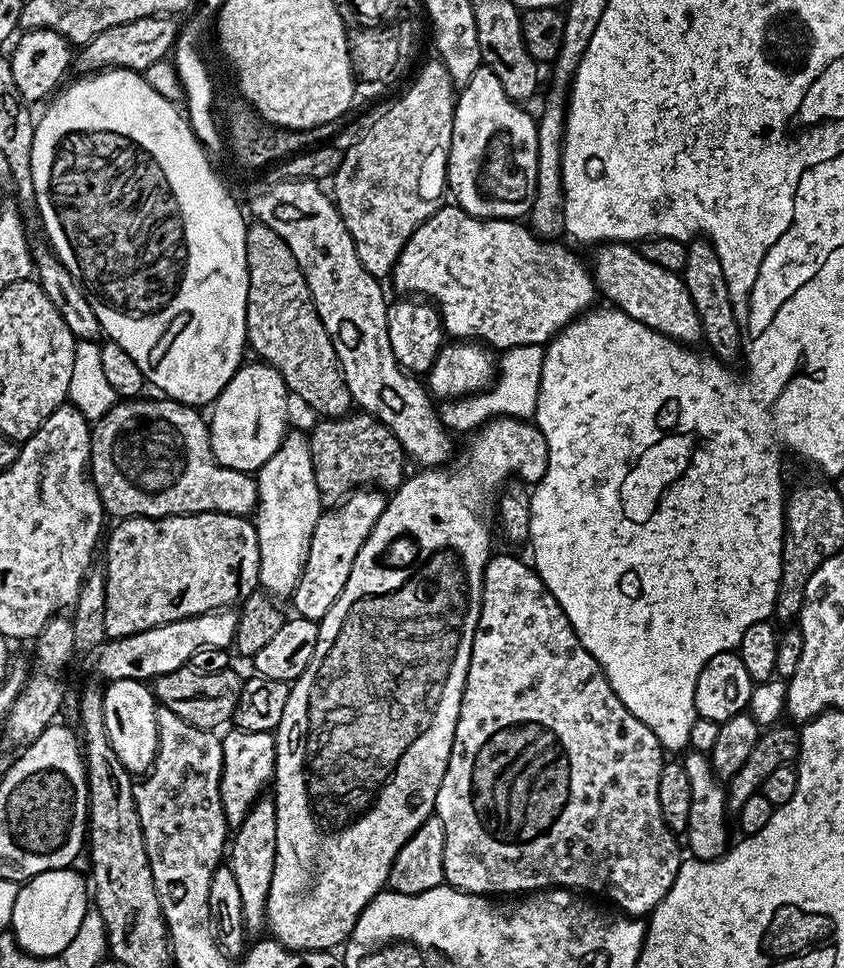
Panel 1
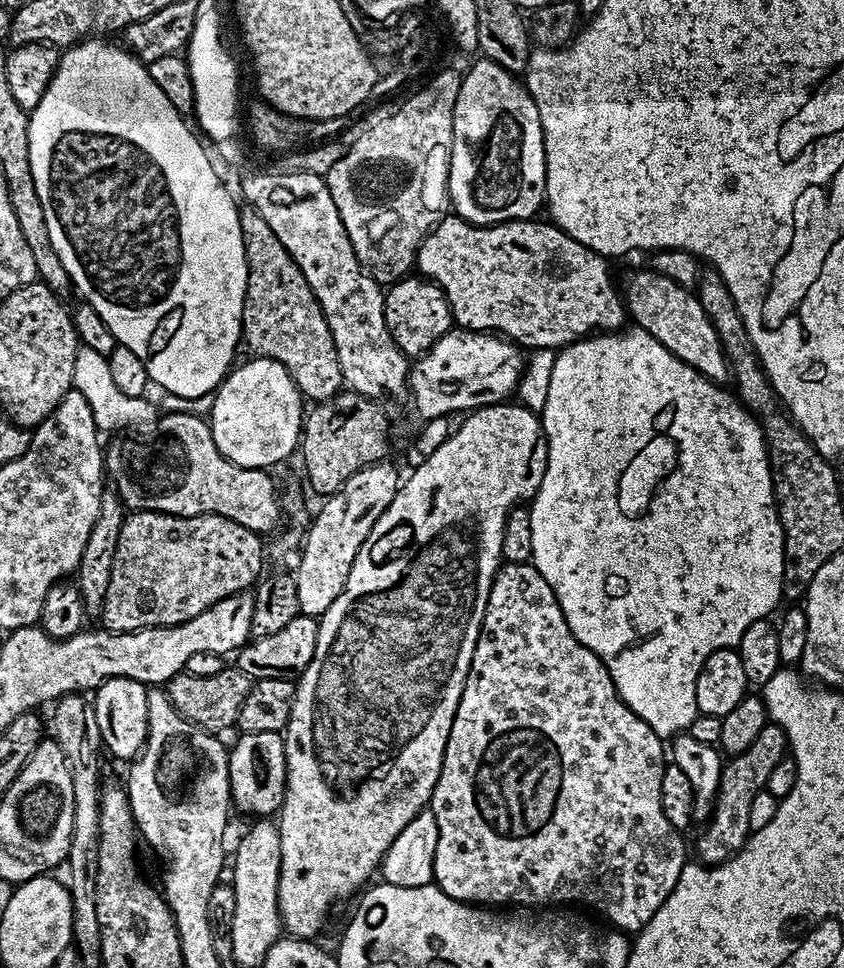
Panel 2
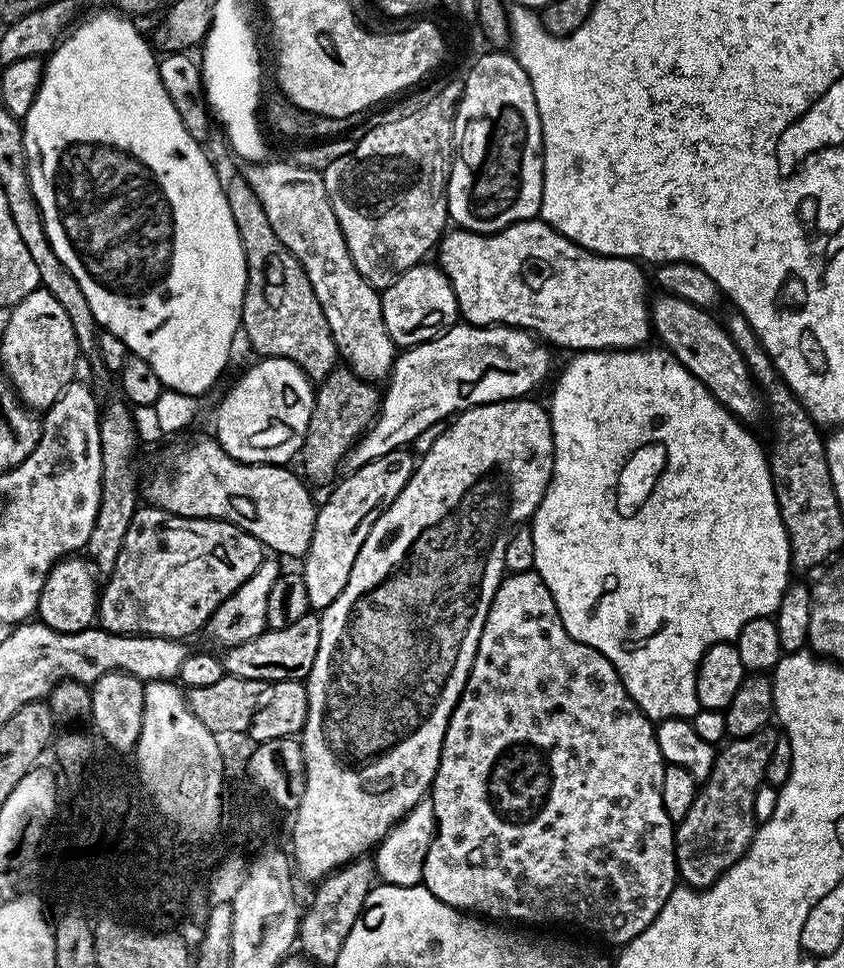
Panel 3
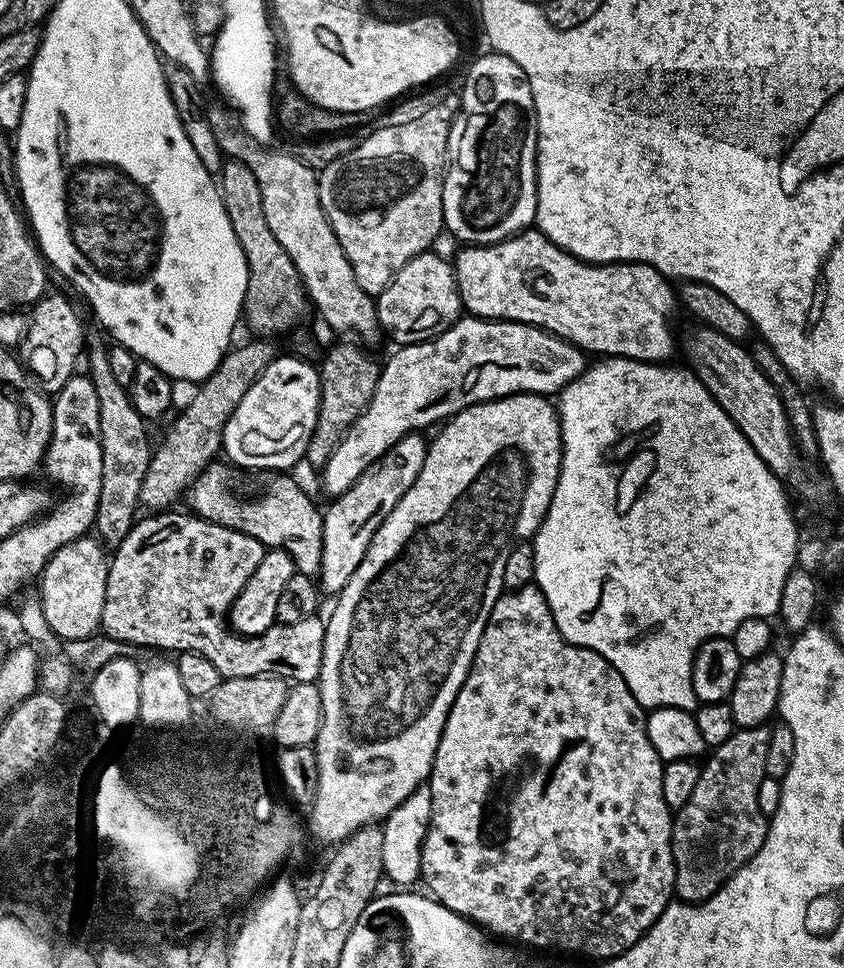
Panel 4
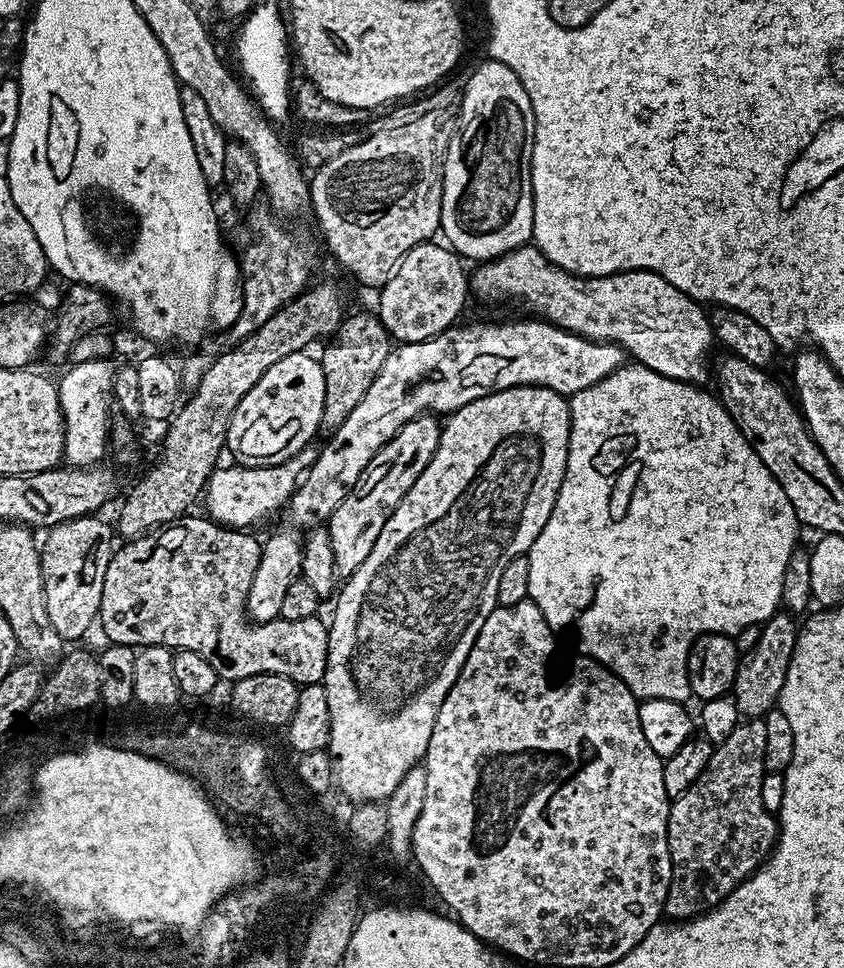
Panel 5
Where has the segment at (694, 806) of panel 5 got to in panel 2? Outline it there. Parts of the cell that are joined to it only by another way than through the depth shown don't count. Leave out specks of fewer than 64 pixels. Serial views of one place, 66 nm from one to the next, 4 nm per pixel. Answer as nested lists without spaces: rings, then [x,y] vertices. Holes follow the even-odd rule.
[[[774,723],[764,725],[762,734],[742,750],[742,754],[728,756],[724,760],[724,769],[720,771],[720,784],[716,787],[716,799],[712,805],[712,814],[707,821],[704,833],[696,840],[696,852],[705,865],[720,864],[729,857],[736,855],[748,841],[752,832],[750,826],[750,802],[754,794],[765,791],[770,773],[778,762],[786,759],[790,745],[784,729]]]

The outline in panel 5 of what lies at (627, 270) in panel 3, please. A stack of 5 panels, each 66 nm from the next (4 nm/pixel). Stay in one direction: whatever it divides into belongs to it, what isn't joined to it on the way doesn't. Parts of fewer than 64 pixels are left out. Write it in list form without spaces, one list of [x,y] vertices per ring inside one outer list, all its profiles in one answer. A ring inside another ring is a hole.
[[[525,246],[516,248],[513,252],[507,252],[505,256],[498,256],[495,260],[486,260],[479,265],[480,268],[476,273],[471,273],[470,276],[470,292],[473,297],[481,296],[484,300],[521,300],[526,307],[529,308],[529,313],[535,314],[539,319],[546,320],[550,324],[556,324],[560,328],[564,328],[567,332],[573,332],[579,336],[585,336],[588,340],[597,340],[598,342],[606,342],[607,344],[616,344],[623,348],[625,353],[635,363],[642,364],[644,367],[654,370],[658,374],[662,374],[666,378],[674,378],[682,380],[685,384],[694,384],[697,386],[707,385],[707,380],[710,380],[710,364],[708,368],[708,355],[714,349],[714,341],[712,339],[712,321],[707,311],[703,312],[701,301],[691,300],[686,293],[678,290],[678,286],[670,286],[670,282],[666,282],[666,278],[662,278],[657,272],[650,270],[642,270],[635,268],[629,272],[615,272],[609,276],[574,276],[570,272],[566,272],[557,267],[556,264],[551,264],[546,257],[540,252],[540,249],[535,246]]]

